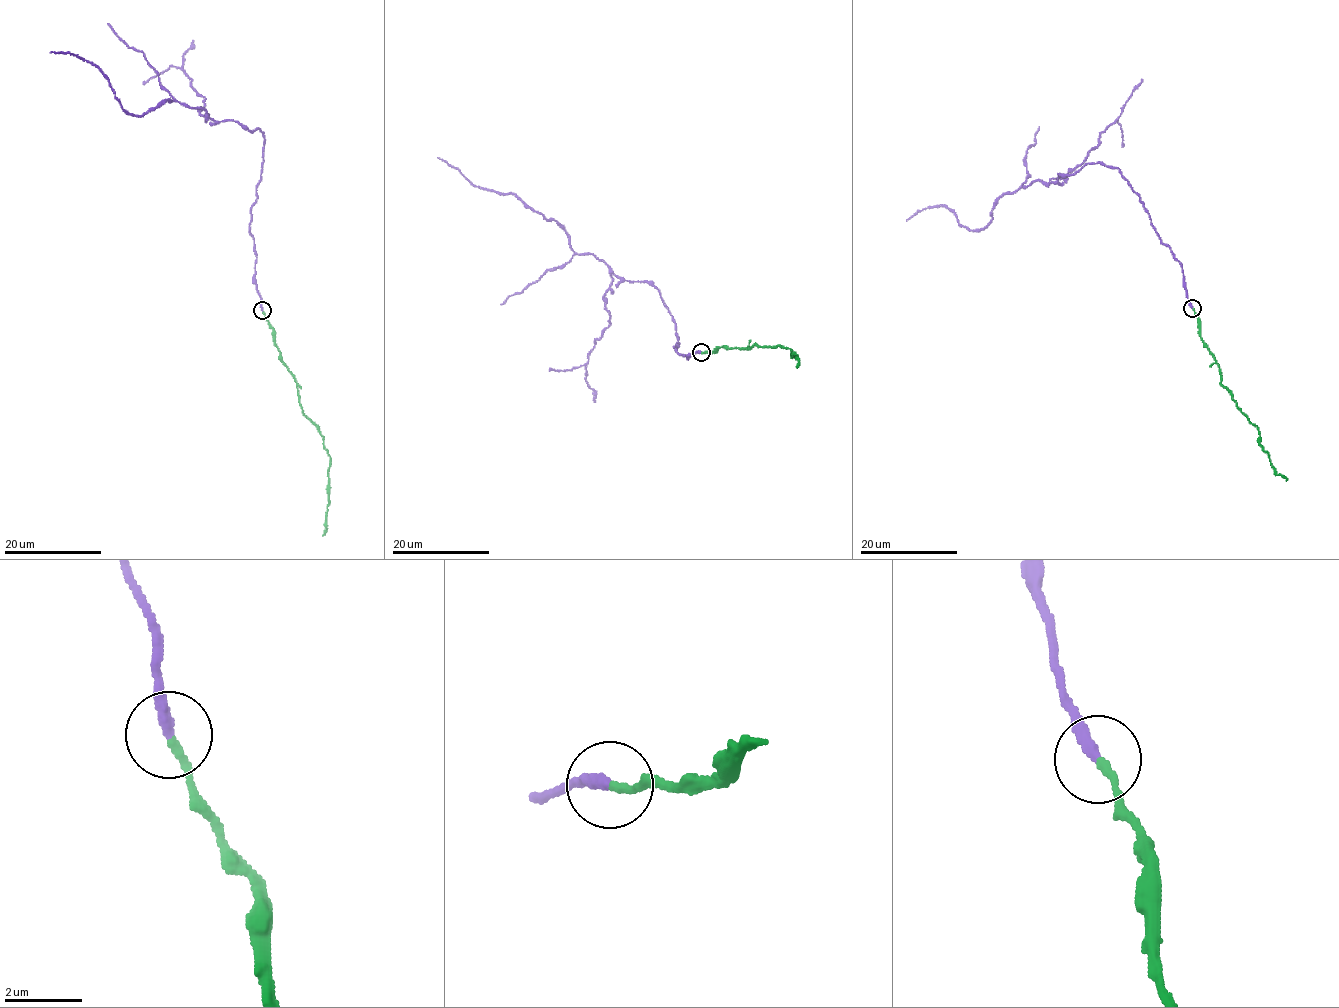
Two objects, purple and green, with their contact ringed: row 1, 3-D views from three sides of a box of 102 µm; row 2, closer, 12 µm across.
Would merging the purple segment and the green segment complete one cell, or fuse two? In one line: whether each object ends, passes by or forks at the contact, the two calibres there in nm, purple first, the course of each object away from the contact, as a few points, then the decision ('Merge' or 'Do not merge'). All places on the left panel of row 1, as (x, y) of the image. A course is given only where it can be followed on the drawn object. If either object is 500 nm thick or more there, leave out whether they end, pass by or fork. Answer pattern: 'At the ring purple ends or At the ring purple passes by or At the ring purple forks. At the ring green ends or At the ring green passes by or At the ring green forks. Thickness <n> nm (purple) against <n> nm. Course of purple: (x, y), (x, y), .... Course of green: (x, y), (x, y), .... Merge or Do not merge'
At the ring purple ends. At the ring green ends. Thickness 280 nm (purple) against 200 nm. Course of purple: (262, 310), (249, 229), (265, 143), (259, 128), (216, 121), (169, 99), (133, 115), (95, 65), (50, 52). Course of green: (262, 310), (273, 329), (274, 344), (296, 383), (302, 410), (317, 427), (330, 457), (326, 528), (322, 536). Do not merge

